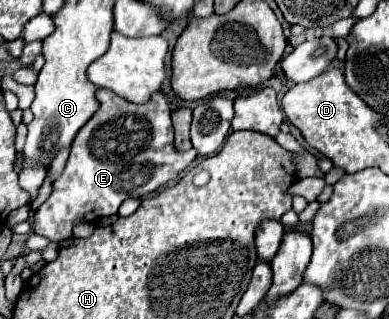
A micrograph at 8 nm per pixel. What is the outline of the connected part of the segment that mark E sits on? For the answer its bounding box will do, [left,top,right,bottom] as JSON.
[33,88,195,240]

